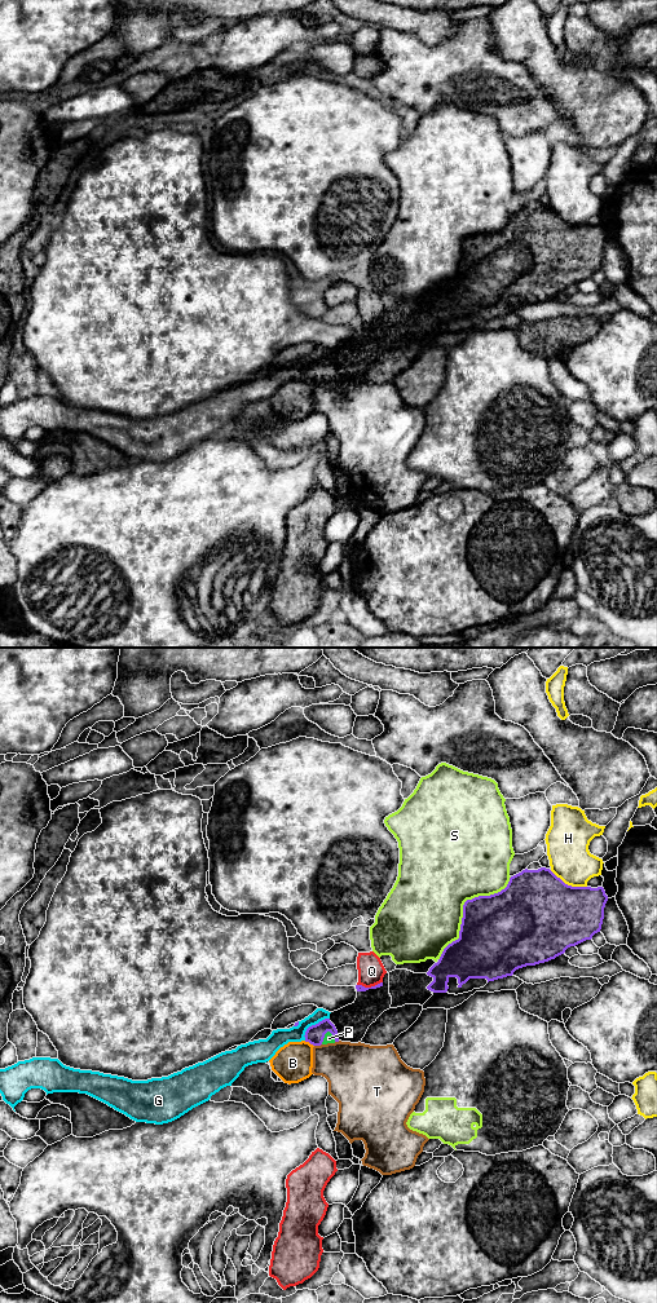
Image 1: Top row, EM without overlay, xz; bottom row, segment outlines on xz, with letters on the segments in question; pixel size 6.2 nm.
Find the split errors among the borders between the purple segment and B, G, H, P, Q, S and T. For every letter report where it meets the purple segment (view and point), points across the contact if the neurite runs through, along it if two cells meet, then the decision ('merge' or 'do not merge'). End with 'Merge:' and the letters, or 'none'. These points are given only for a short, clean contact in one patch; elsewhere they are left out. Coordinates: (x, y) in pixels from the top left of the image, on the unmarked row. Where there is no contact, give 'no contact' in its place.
B: meets purple in xz at (309, 380); do not merge
G: meets purple in xz at (312, 363); border along xz (329, 356), (312, 362), (307, 367), (304, 378); do not merge
H: meets purple in xz at (567, 222); do not merge
P: meets purple in xz at (323, 375); runs through xz (314, 372), (323, 375), (329, 376); merge
Q: meets purple in xz at (369, 326); border along xz (382, 319), (370, 325), (357, 323); do not merge
S: meets purple in xz at (463, 246); do not merge
T: meets purple in xz at (317, 383); border along xz (321, 381), (314, 384); do not merge
Merge: P

